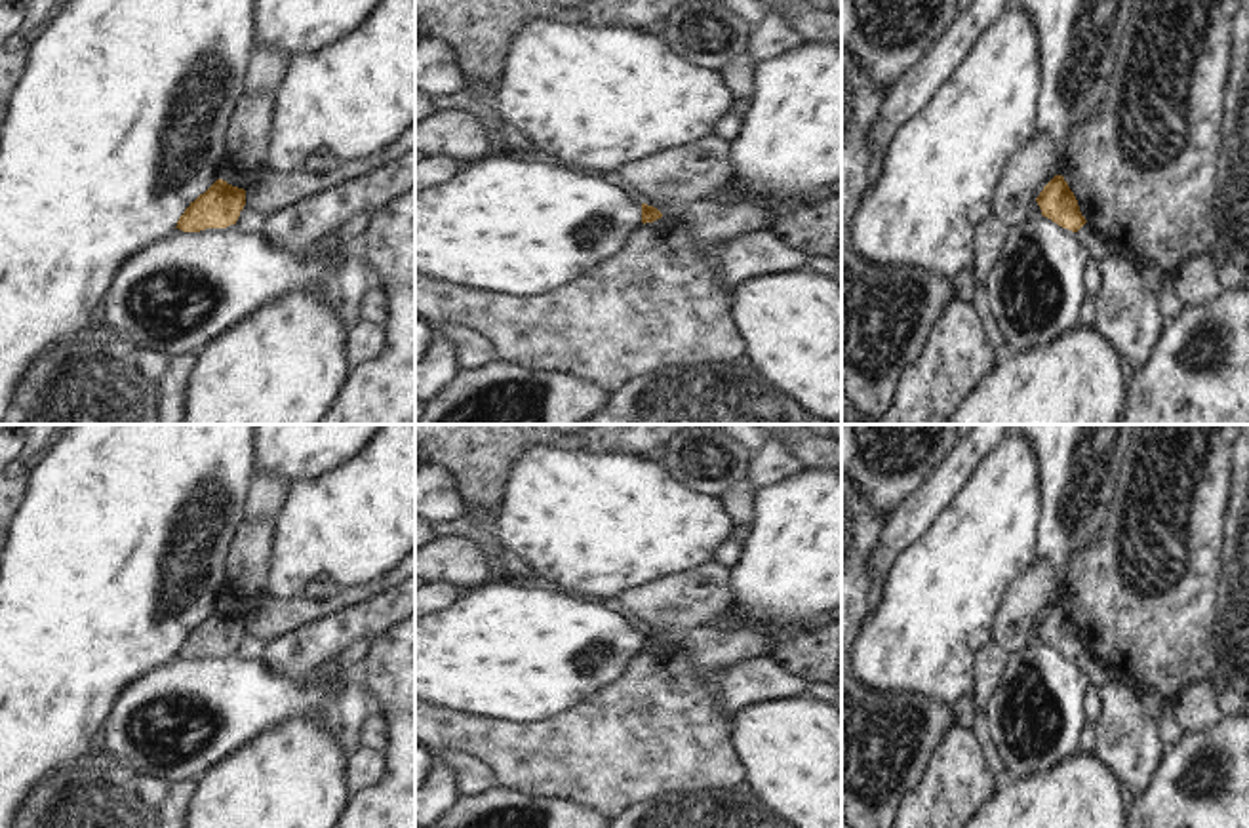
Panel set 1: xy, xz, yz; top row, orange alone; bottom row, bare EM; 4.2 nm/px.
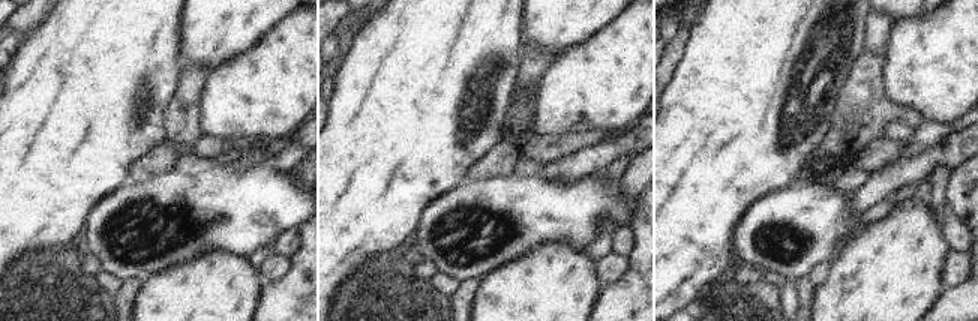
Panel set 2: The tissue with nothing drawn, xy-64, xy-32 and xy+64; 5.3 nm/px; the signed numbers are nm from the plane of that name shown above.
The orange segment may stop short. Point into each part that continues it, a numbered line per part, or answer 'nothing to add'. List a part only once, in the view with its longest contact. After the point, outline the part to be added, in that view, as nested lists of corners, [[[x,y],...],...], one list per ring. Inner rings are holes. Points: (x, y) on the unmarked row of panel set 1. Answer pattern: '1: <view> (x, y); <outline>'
nothing to add

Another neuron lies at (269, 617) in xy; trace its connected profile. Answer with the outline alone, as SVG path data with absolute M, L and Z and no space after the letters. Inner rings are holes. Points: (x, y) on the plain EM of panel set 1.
M415 548L398 563L398 567L383 577L379 584L358 588L339 590L326 598L268 598L261 596L255 605L246 615L246 630L270 641L272 638L291 632L293 628L314 621L326 613L333 613L362 596L369 596L375 590L381 590L392 581L398 581L415 571Z

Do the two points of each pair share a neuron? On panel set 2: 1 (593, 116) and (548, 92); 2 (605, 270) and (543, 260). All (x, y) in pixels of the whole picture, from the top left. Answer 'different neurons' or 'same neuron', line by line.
1: same neuron
2: different neurons

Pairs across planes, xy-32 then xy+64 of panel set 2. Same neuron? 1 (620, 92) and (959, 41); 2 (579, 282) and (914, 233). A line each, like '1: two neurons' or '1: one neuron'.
1: one neuron
2: one neuron

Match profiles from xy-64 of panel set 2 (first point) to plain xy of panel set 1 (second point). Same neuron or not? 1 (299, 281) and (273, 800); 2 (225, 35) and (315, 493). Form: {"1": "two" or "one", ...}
{"1": "two", "2": "two"}

